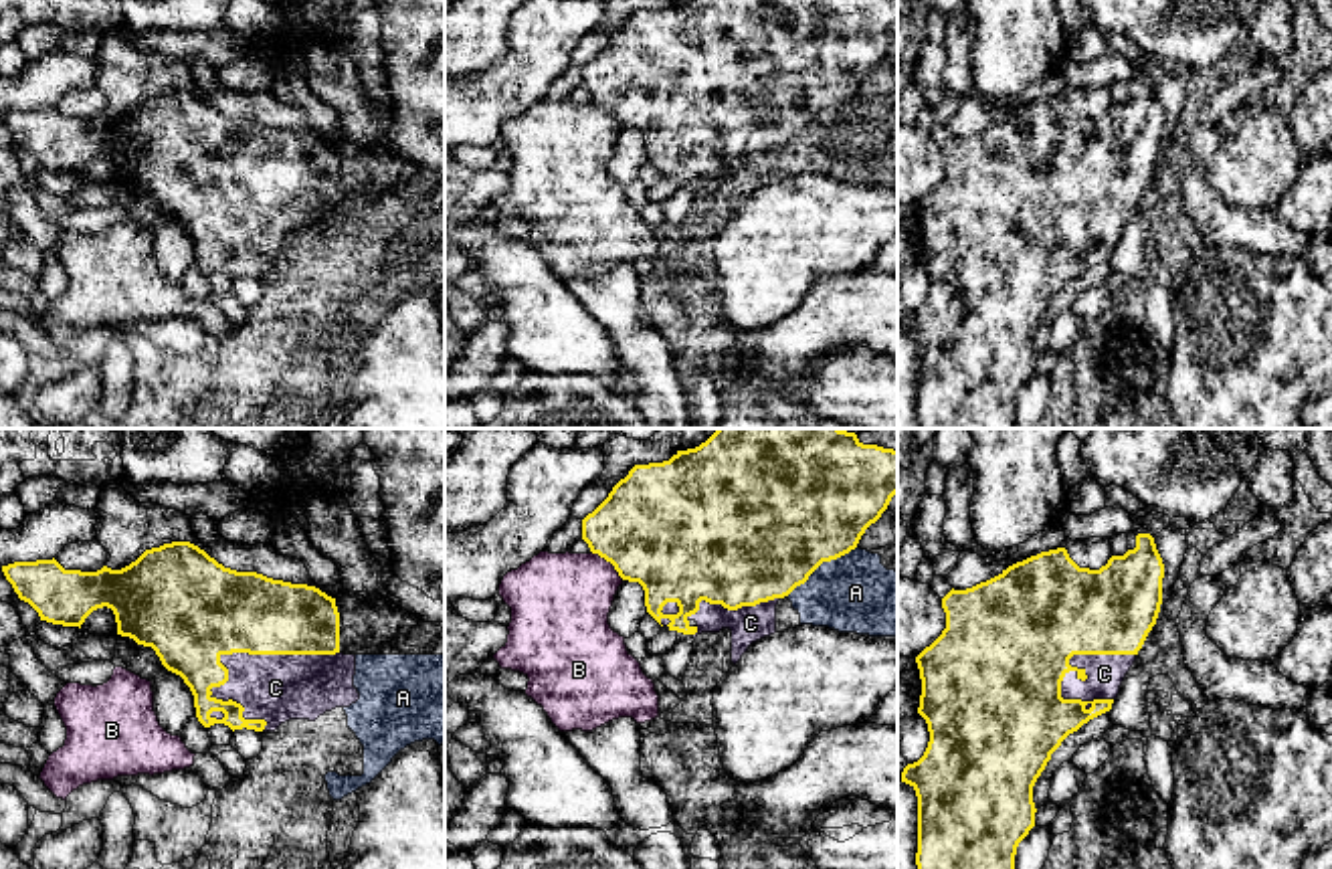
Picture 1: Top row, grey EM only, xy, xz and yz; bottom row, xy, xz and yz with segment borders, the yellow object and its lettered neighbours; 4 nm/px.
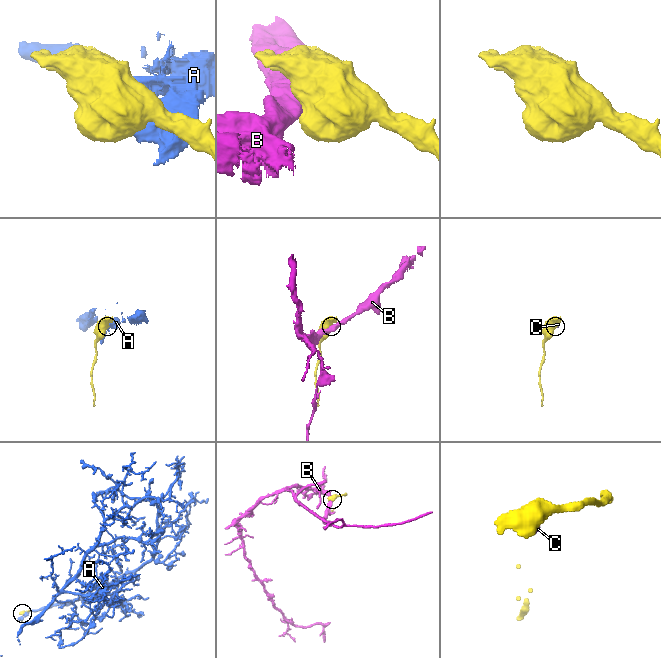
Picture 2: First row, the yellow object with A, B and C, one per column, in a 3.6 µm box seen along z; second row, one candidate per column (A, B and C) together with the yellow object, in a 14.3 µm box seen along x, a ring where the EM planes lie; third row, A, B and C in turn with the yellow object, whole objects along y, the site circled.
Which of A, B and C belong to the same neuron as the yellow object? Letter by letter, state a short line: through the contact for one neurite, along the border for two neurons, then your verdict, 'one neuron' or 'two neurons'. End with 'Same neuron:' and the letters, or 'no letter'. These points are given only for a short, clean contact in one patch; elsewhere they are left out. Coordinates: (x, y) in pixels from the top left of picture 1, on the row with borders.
A: two neurons
B: two neurons
C: one neuron
Same neuron: C

